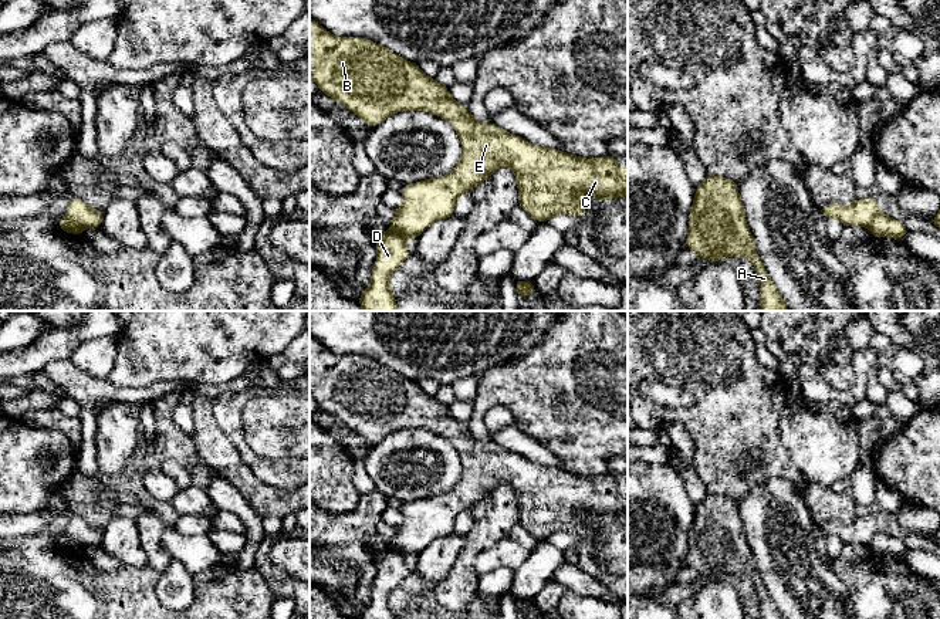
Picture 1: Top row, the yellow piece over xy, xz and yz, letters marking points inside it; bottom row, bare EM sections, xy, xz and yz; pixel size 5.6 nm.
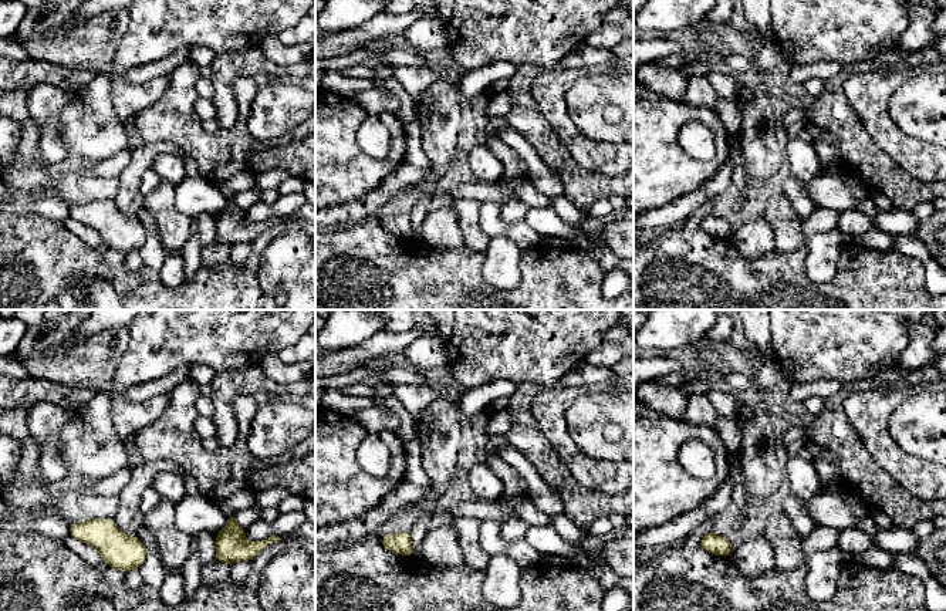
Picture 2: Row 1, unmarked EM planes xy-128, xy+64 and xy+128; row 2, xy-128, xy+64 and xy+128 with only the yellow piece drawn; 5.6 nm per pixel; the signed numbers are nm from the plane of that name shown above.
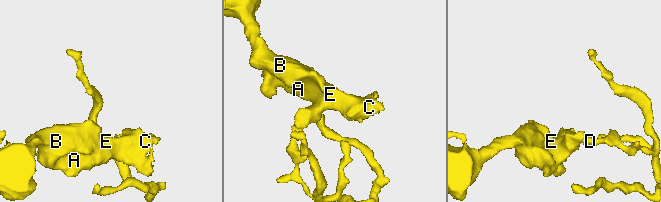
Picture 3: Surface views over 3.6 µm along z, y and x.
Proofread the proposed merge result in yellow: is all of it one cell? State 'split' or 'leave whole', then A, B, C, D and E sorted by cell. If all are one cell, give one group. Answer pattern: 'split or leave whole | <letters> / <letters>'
split | A B C E / D

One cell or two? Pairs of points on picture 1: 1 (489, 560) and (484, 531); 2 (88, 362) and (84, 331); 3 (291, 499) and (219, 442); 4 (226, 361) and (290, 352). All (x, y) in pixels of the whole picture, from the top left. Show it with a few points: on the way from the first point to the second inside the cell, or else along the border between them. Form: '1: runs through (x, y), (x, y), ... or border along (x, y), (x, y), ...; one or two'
1: border along (506, 535), (476, 560), (474, 572), (477, 577); two
2: border along (115, 337), (87, 340), (68, 358); two
3: runs through (269, 499), (222, 464); one
4: border along (294, 337), (281, 351), (266, 359); two

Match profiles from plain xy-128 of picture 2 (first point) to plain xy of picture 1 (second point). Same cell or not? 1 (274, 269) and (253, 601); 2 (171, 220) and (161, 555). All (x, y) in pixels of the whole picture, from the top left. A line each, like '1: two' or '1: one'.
1: two
2: one

